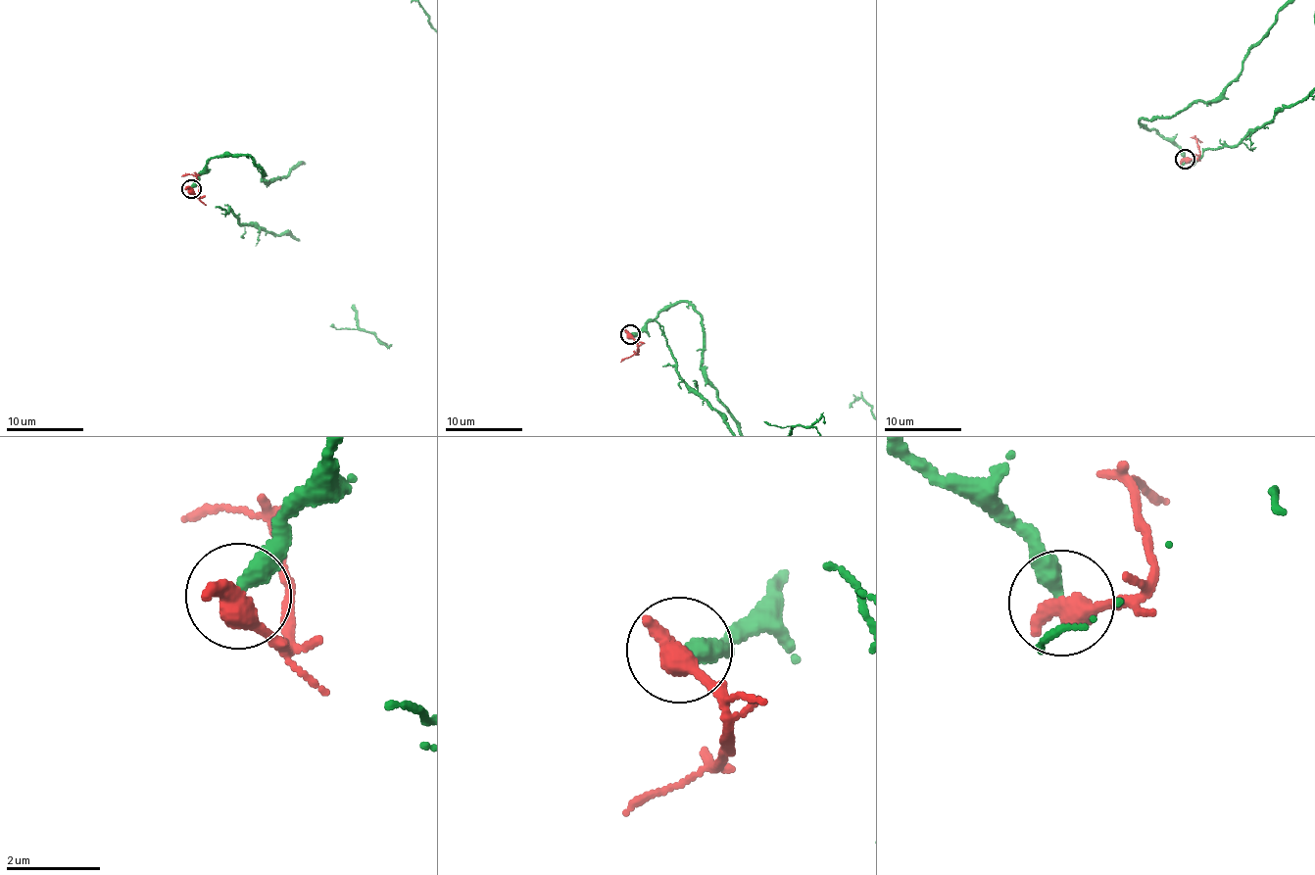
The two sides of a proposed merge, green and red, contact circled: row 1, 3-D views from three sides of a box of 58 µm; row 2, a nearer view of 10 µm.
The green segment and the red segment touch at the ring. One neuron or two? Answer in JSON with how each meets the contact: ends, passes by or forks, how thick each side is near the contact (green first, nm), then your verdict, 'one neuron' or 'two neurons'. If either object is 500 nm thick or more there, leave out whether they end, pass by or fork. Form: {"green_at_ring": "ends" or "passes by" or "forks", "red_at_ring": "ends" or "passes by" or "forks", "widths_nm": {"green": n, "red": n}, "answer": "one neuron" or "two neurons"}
{"widths_nm": {"green": 360, "red": 550}, "answer": "two neurons"}

